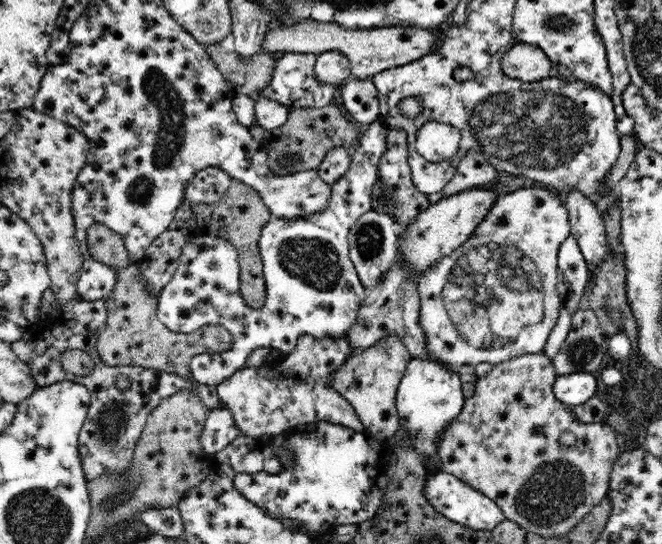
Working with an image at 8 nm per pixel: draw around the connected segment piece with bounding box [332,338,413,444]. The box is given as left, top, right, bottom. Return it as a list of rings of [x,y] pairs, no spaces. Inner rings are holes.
[[[380,339],[376,344],[355,353],[346,366],[332,374],[332,385],[354,408],[364,432],[376,443],[393,441],[401,428],[396,407],[397,388],[412,359],[408,347],[398,339]]]

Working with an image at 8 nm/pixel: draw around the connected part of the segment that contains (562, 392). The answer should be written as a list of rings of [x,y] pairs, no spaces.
[[[591,373],[557,375],[553,391],[558,401],[573,408],[586,404],[586,401],[596,396],[596,385],[596,377]]]

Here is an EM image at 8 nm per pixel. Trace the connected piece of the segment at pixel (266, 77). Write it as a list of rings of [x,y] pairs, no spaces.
[[[208,44],[206,50],[211,60],[216,63],[218,70],[224,75],[224,79],[235,94],[259,95],[270,82],[276,66],[276,55],[259,53],[250,59],[242,59],[236,52],[227,52],[219,44]]]

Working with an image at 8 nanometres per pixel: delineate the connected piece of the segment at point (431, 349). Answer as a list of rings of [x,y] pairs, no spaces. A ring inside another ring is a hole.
[[[527,184],[496,200],[496,203],[490,207],[489,214],[485,216],[485,219],[474,230],[473,235],[458,248],[455,248],[454,252],[444,256],[444,258],[434,262],[434,264],[430,264],[430,268],[424,269],[422,276],[419,277],[417,282],[419,292],[417,322],[419,322],[419,326],[423,330],[423,336],[425,336],[426,360],[438,362],[443,366],[449,366],[449,368],[456,368],[456,366],[459,367],[462,364],[476,366],[480,362],[499,365],[501,362],[510,360],[515,356],[542,351],[561,314],[561,296],[557,289],[557,254],[561,243],[564,243],[570,235],[570,221],[563,197],[549,192],[546,188],[541,189]]]

